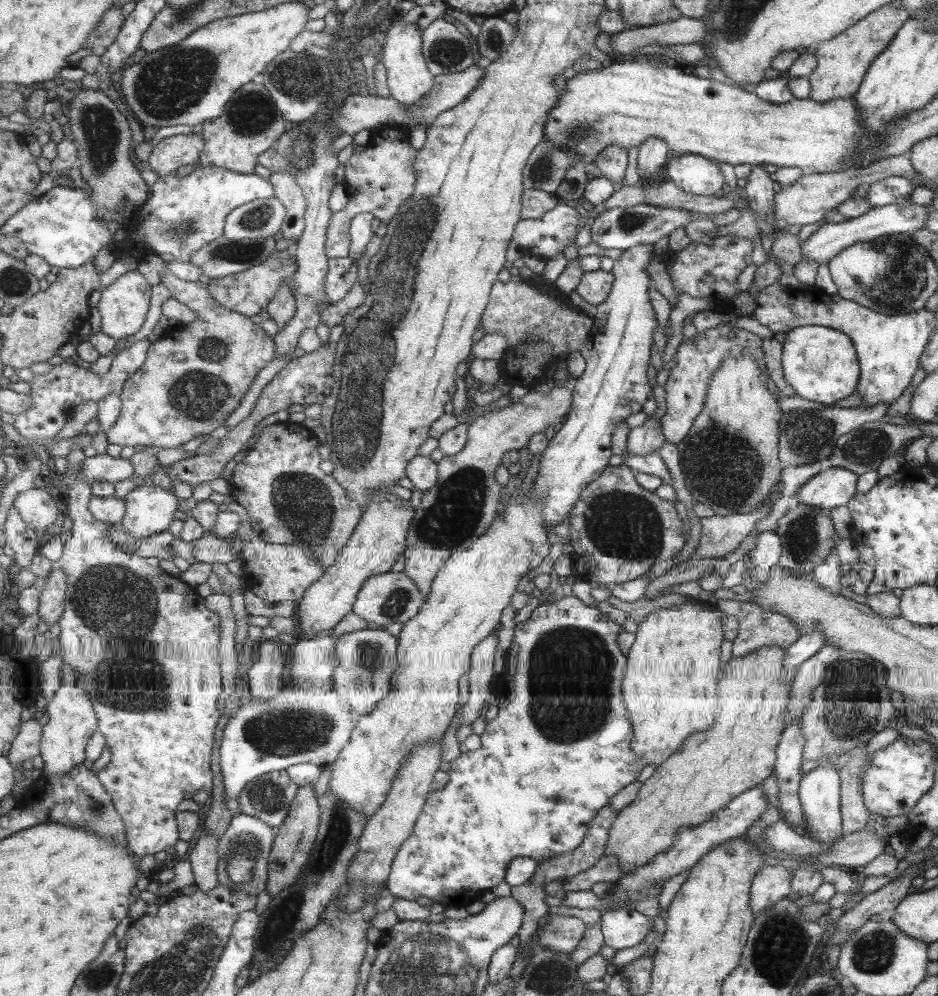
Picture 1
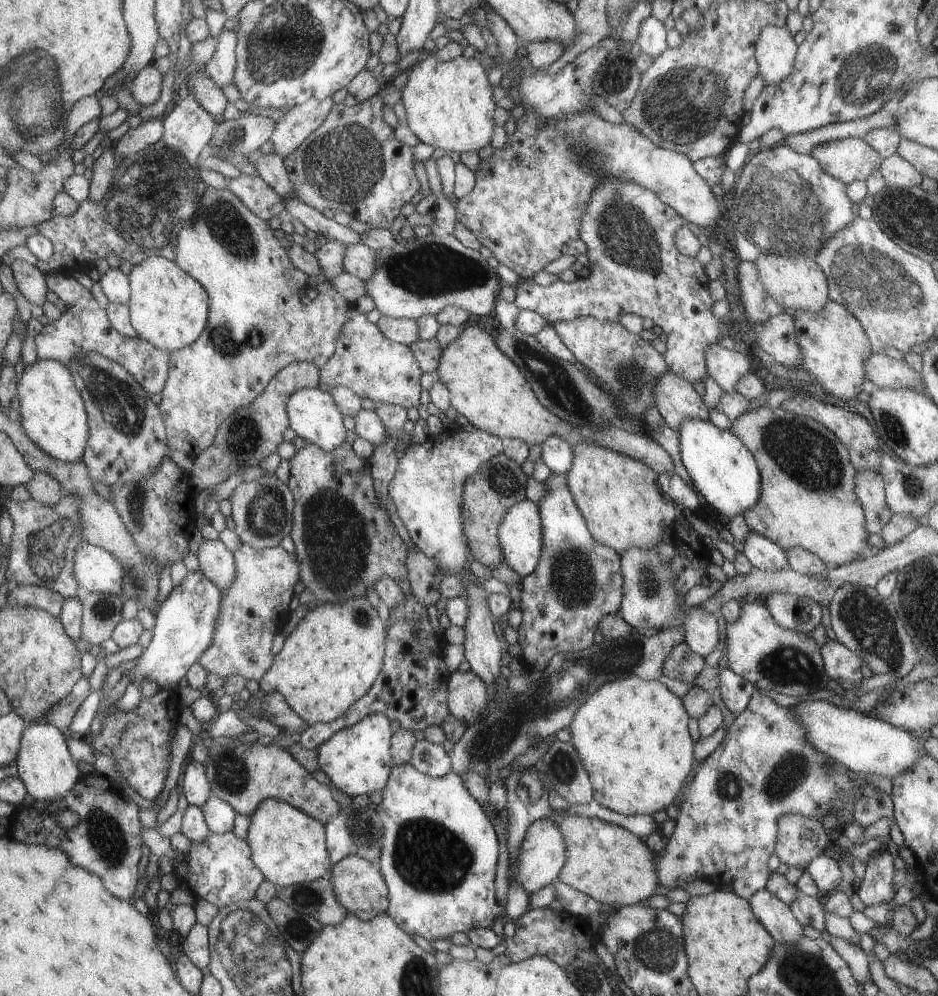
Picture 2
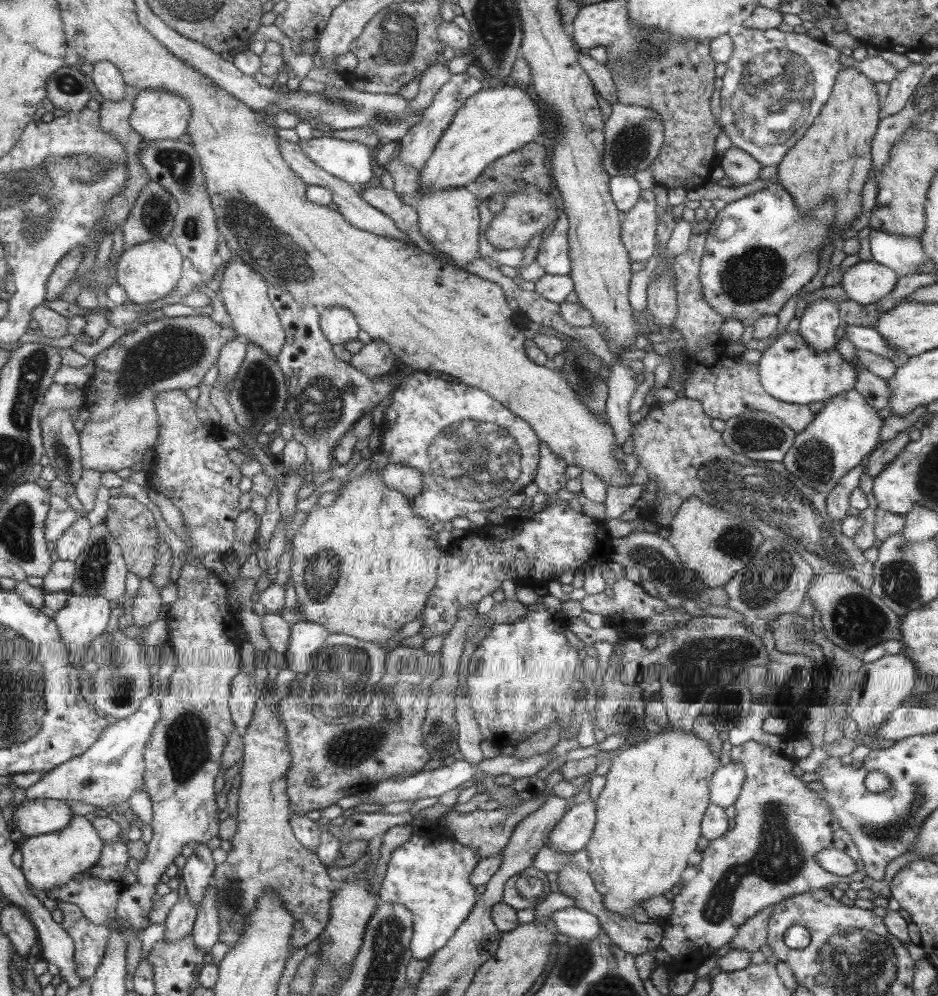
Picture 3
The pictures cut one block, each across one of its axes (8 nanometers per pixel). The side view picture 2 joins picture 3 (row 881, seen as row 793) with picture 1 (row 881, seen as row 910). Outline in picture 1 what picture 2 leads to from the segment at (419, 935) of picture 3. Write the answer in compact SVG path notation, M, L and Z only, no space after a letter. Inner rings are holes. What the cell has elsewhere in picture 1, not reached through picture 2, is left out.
M561 596L560 599L556 600L552 597L550 600L546 600L542 603L537 603L534 610L531 612L529 618L525 621L519 621L516 623L515 630L513 630L513 639L511 640L511 645L506 652L506 669L504 671L503 676L503 686L505 686L505 690L507 692L503 692L501 694L501 699L499 702L496 702L496 706L498 708L498 714L491 719L491 721L486 722L486 727L482 734L480 734L481 746L477 750L473 750L473 752L465 752L465 754L461 753L458 758L449 762L450 769L446 772L448 774L448 781L441 787L439 790L431 792L428 795L427 802L424 803L423 810L420 812L419 818L416 820L415 826L412 828L412 834L409 835L408 839L405 839L399 850L396 852L396 855L392 858L391 870L388 872L388 878L386 888L388 892L397 899L404 899L409 901L415 901L416 898L425 897L432 902L438 902L443 908L457 908L459 905L457 904L457 900L461 898L461 902L469 896L469 898L473 898L479 890L488 891L491 889L491 886L496 886L501 882L501 878L505 876L505 871L507 865L510 860L518 856L526 856L527 858L532 858L537 864L545 859L551 859L552 856L561 855L561 853L566 853L572 851L573 848L579 846L581 843L581 836L585 836L588 832L588 827L591 824L591 820L595 818L596 812L600 810L601 807L606 806L608 802L612 799L612 796L615 796L619 790L621 790L627 784L631 784L631 782L635 781L637 775L639 774L641 768L647 764L643 757L637 756L631 750L631 740L632 740L632 723L631 717L629 716L628 709L623 704L623 698L621 689L621 678L624 678L623 668L626 667L627 664L627 656L620 652L619 644L617 640L619 639L619 631L620 626L611 620L609 616L605 614L605 612L601 612L599 608L590 608L589 604L585 604L585 600L577 599L577 596Z

